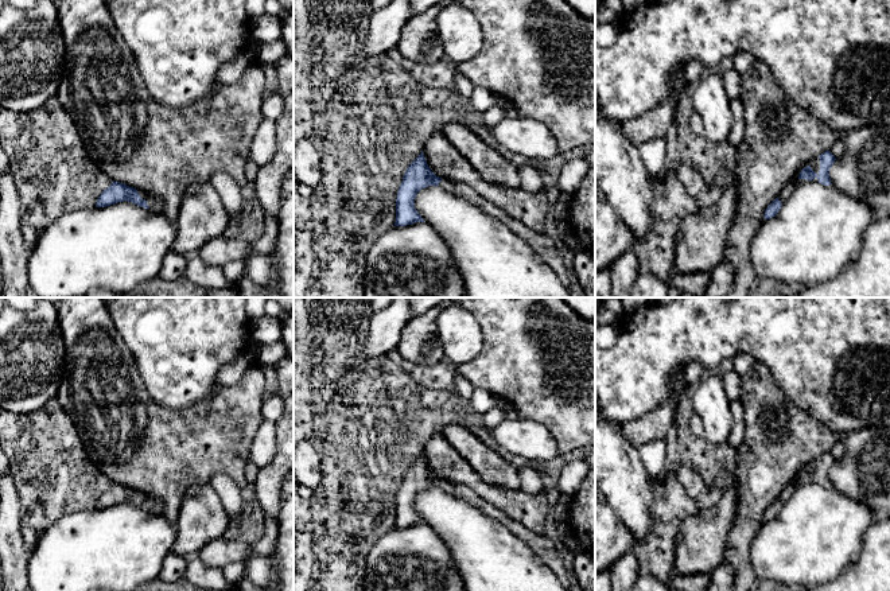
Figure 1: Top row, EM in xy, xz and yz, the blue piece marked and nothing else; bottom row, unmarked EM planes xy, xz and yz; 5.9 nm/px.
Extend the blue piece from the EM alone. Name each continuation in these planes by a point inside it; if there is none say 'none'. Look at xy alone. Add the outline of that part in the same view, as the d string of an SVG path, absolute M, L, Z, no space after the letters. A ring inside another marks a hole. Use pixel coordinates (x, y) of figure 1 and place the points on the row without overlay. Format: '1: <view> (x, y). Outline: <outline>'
1: xy (154, 505). Outline: M137 491L137 494L141 498L141 501L147 502L147 506L148 506L148 509L149 509L151 513L153 513L153 514L162 514L162 510L163 510L163 503L162 502L159 502L153 497L151 497L148 494L144 494L144 493L140 493L140 491Z

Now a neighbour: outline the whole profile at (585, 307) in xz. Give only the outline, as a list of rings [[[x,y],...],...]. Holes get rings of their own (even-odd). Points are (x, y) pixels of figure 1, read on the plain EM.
[[[561,298],[578,315],[595,322],[595,298]]]

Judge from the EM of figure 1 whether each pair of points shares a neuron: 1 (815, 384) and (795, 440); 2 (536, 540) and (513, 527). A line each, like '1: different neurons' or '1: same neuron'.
1: different neurons
2: same neuron

